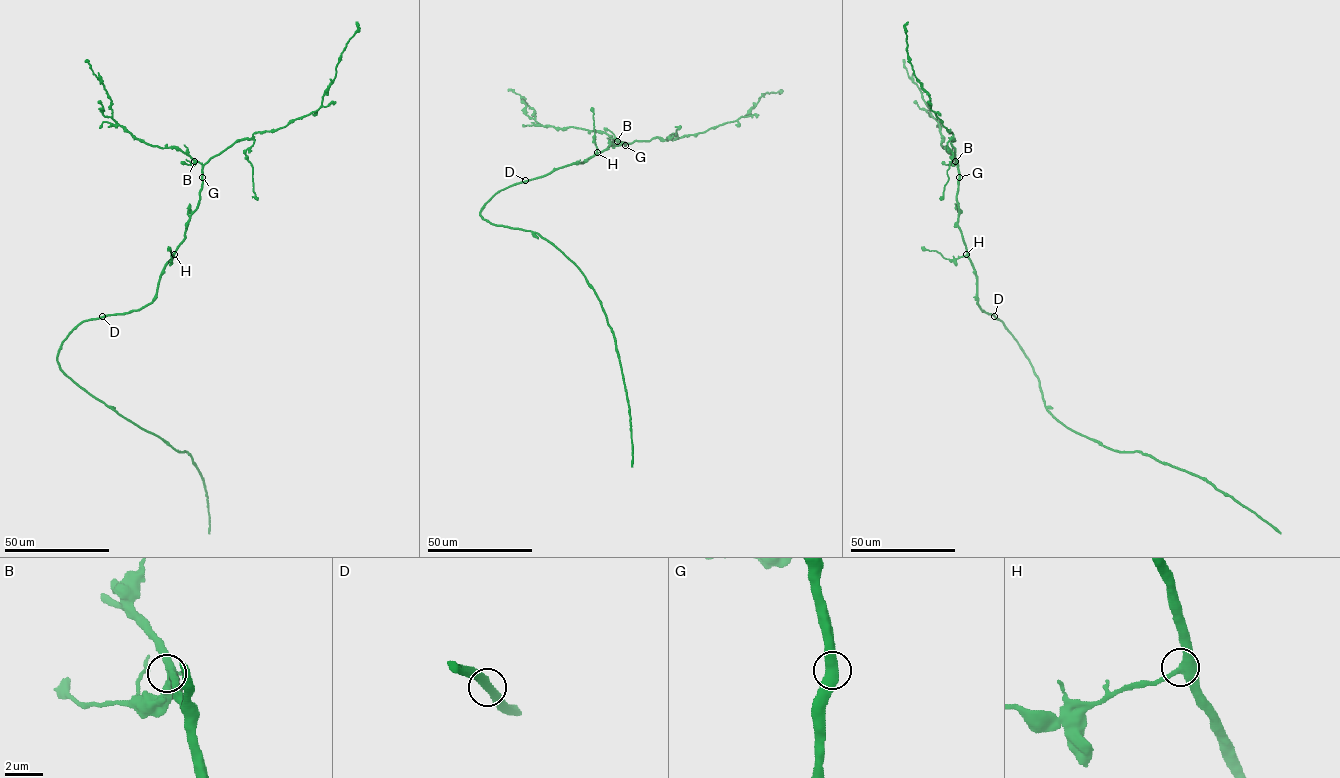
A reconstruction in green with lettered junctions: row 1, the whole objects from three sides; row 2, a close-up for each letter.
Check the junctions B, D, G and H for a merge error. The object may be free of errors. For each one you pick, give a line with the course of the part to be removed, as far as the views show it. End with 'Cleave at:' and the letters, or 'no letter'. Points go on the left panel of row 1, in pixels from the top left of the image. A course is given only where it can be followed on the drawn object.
Cleave at: no letter

